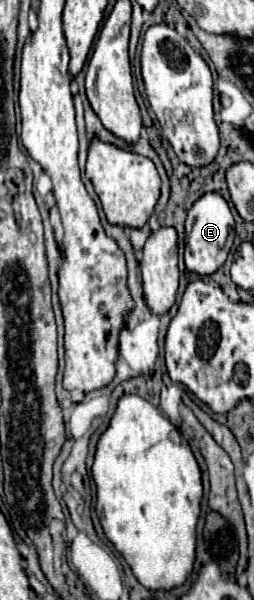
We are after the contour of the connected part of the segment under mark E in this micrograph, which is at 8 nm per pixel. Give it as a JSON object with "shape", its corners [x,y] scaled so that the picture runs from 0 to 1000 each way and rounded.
{"shape":[[[831,320],[783,330],[744,350],[736,370],[728,370],[728,443],[736,450],[783,460],[823,460],[854,453],[886,440],[894,423],[917,410],[917,397],[925,397],[917,380],[925,380],[925,370],[917,370],[909,350],[870,323]]]}

